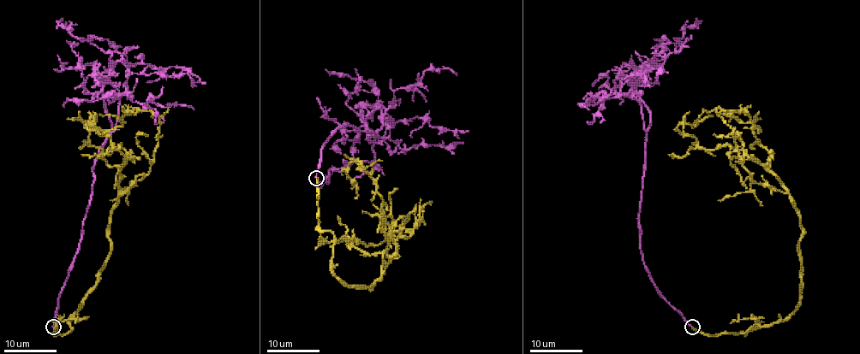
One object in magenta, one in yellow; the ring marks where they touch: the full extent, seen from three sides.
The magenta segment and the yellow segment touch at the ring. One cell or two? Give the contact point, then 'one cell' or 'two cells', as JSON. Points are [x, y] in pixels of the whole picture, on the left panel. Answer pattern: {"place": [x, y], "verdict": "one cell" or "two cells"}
{"place": [53, 327], "verdict": "two cells"}

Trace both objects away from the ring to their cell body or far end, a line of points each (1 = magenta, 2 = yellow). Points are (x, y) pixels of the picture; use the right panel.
1: (692, 327), (663, 296), (641, 251), (650, 111), (636, 84), (653, 62), (676, 52), (686, 27), (702, 20)
2: (692, 327), (744, 335), (799, 301), (789, 191), (742, 150), (676, 129), (713, 116)

